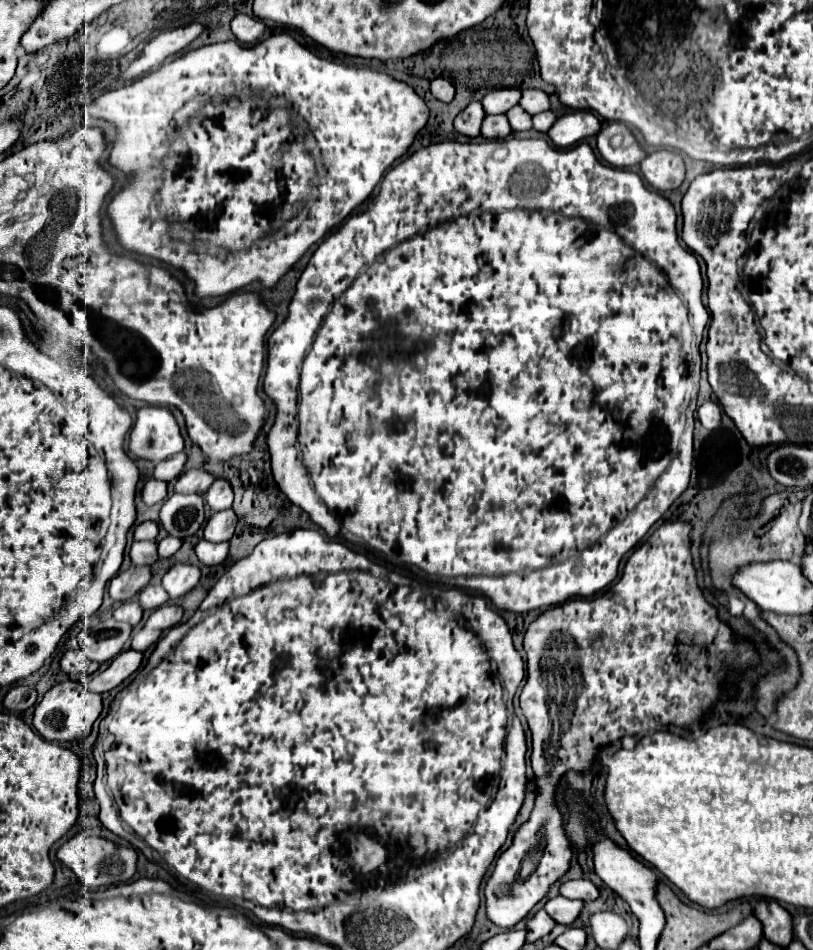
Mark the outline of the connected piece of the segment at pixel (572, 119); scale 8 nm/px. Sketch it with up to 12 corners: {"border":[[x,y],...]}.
{"border":[[582,110],[558,118],[548,136],[570,148],[600,132],[598,118]]}

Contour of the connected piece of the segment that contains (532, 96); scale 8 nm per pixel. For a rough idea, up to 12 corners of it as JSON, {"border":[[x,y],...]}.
{"border":[[524,90],[520,106],[534,114],[550,110],[544,90]]}

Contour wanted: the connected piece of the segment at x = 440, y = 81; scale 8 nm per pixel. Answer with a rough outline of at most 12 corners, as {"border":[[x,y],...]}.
{"border":[[446,78],[430,82],[432,96],[452,102],[456,88]]}

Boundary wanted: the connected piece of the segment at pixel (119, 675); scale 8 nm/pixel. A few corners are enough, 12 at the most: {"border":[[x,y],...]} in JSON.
{"border":[[120,652],[104,672],[90,680],[98,694],[116,688],[140,668],[142,656]]}

